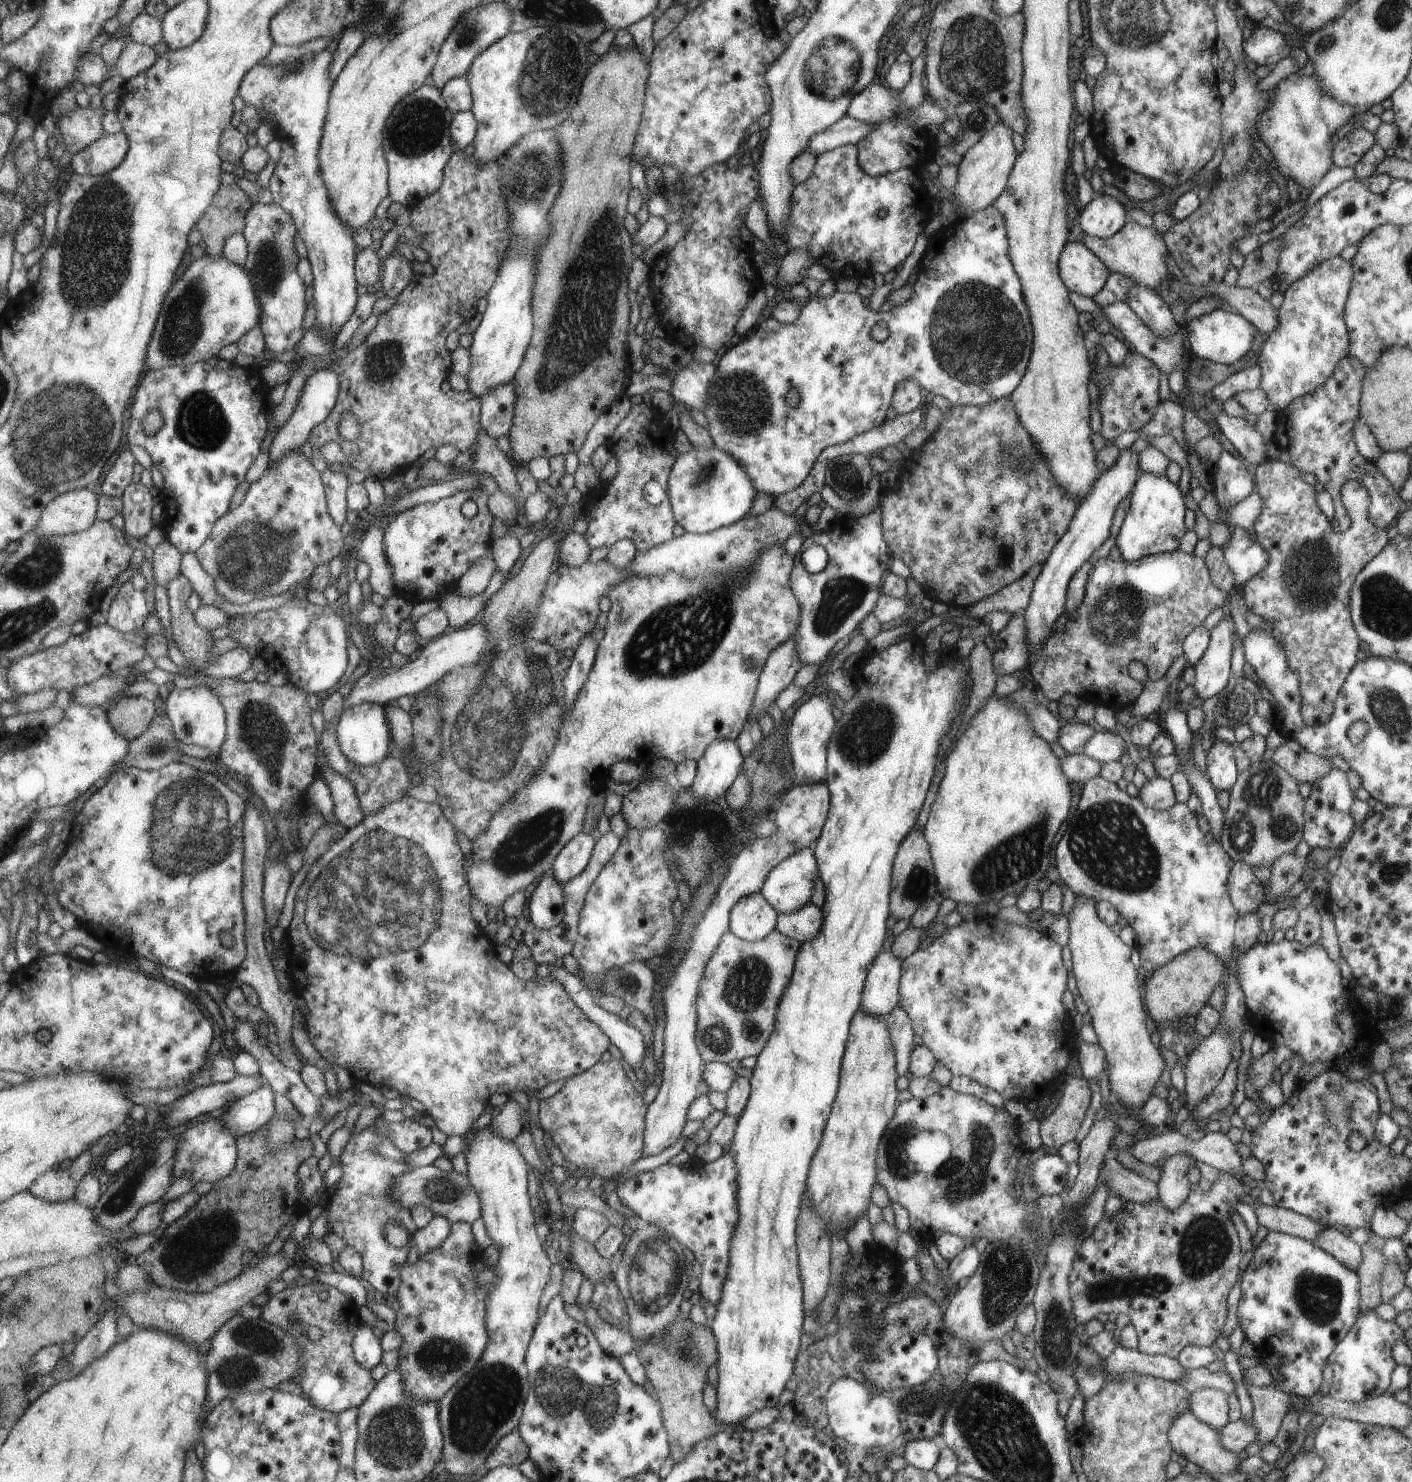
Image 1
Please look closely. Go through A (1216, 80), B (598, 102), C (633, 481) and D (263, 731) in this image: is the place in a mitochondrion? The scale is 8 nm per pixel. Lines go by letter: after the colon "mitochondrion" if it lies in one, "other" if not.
A: other
B: other
C: mitochondrion
D: mitochondrion

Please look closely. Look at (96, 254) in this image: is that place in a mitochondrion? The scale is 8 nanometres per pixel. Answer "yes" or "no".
yes

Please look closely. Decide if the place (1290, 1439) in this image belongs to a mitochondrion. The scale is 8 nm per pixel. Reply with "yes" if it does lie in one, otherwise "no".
no

